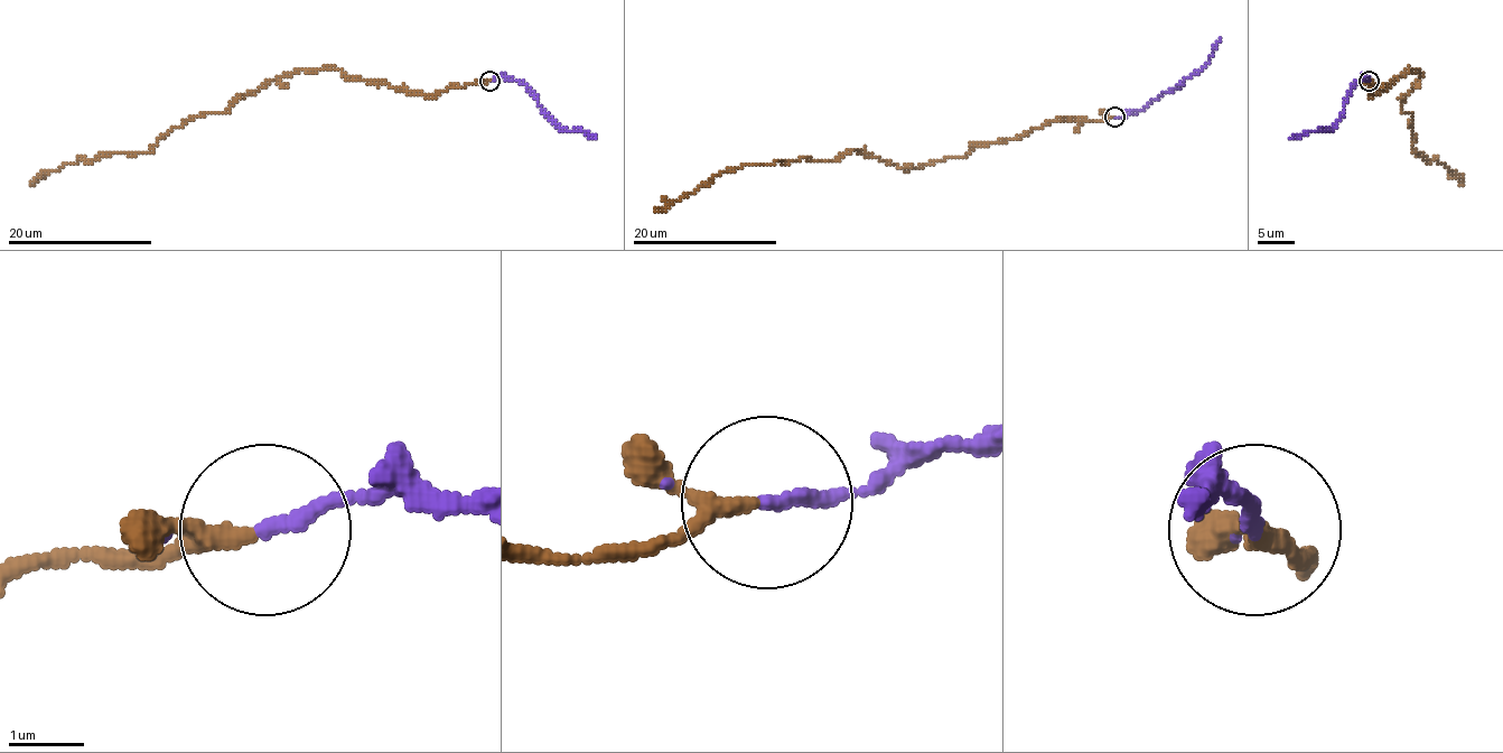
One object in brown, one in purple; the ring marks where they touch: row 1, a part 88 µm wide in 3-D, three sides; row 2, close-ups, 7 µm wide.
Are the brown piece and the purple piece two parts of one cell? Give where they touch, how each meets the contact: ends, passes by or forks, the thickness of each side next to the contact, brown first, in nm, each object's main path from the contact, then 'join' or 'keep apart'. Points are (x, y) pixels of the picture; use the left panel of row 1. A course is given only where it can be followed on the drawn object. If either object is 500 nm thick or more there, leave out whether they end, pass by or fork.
at (489, 81); brown passes by; purple ends there; 190 nm thick on the brown side, 200 nm on the other; brown runs (489, 81), (422, 95), (332, 68), (296, 71), (225, 112), (189, 118), (151, 150), (78, 159), (29, 183); purple runs (489, 81), (501, 77), (520, 81), (539, 107), (563, 130), (584, 130), (595, 137); join

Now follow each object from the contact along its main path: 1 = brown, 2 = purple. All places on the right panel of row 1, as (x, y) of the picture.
1: (1368, 81), (1373, 95), (1410, 68), (1422, 75), (1402, 99), (1413, 150), (1455, 172), (1458, 183)
2: (1368, 81), (1368, 77), (1357, 81), (1344, 99), (1341, 119), (1329, 130), (1312, 130), (1290, 137)

